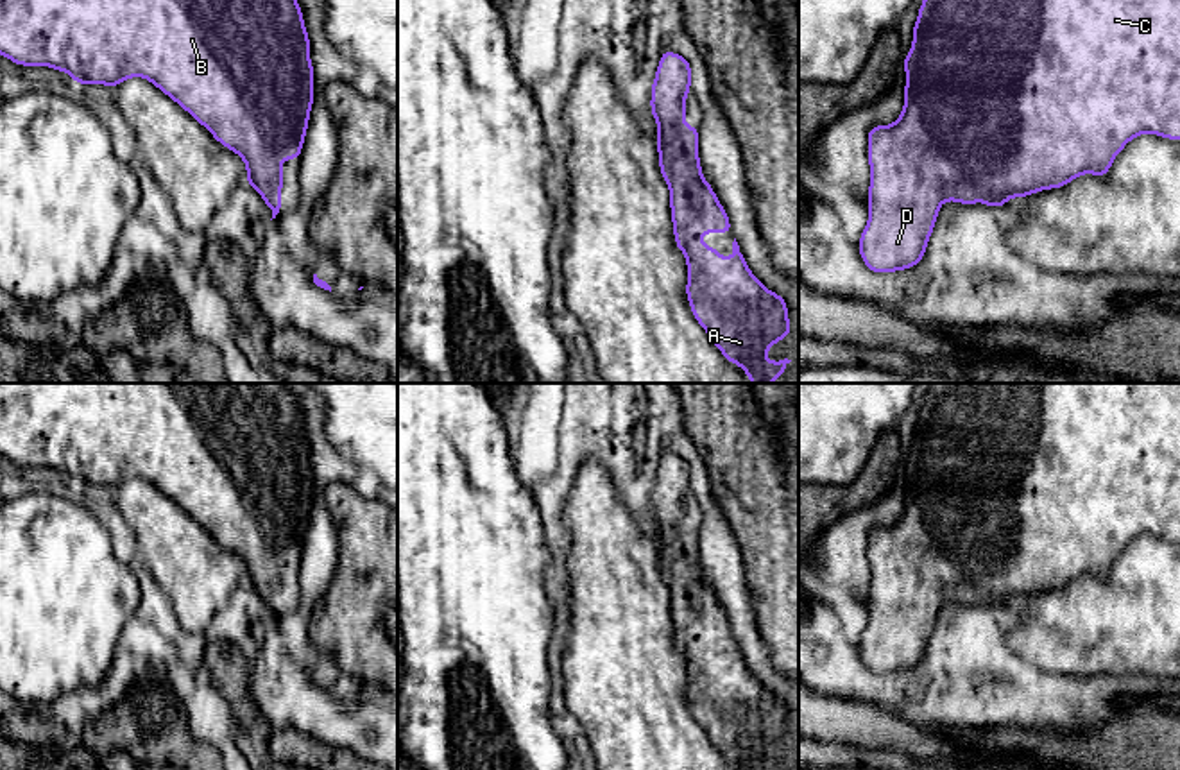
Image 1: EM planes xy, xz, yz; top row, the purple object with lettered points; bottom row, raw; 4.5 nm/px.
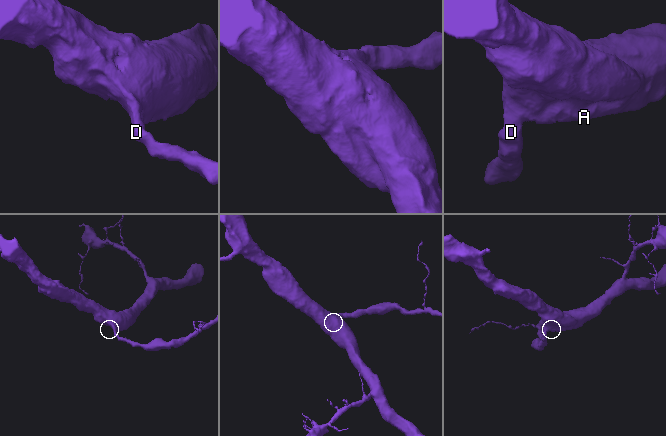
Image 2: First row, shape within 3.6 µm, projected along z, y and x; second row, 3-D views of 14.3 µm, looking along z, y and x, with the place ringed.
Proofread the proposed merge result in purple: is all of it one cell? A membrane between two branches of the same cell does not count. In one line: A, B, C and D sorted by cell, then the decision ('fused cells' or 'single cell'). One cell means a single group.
groups A B C D; single cell

